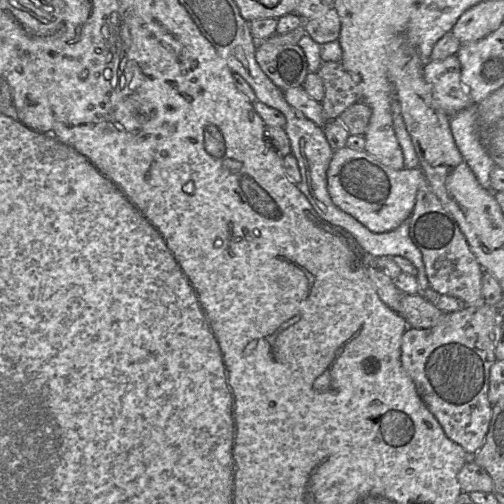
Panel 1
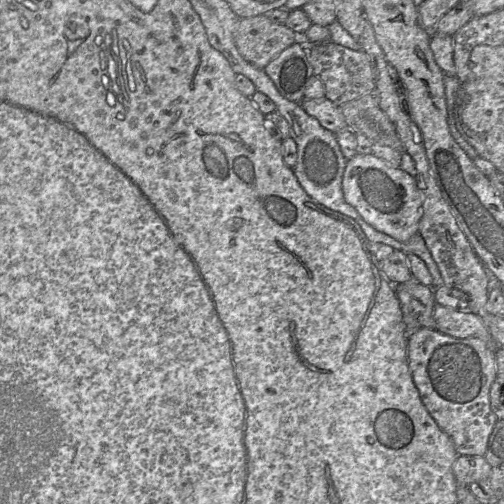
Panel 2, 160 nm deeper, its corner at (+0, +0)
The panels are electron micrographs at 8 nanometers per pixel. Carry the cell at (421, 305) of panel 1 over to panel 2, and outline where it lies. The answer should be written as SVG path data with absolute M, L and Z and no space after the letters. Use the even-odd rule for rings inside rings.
M435 303L433 317L435 329L455 338L476 337L497 348L480 316L471 311L457 311Z

